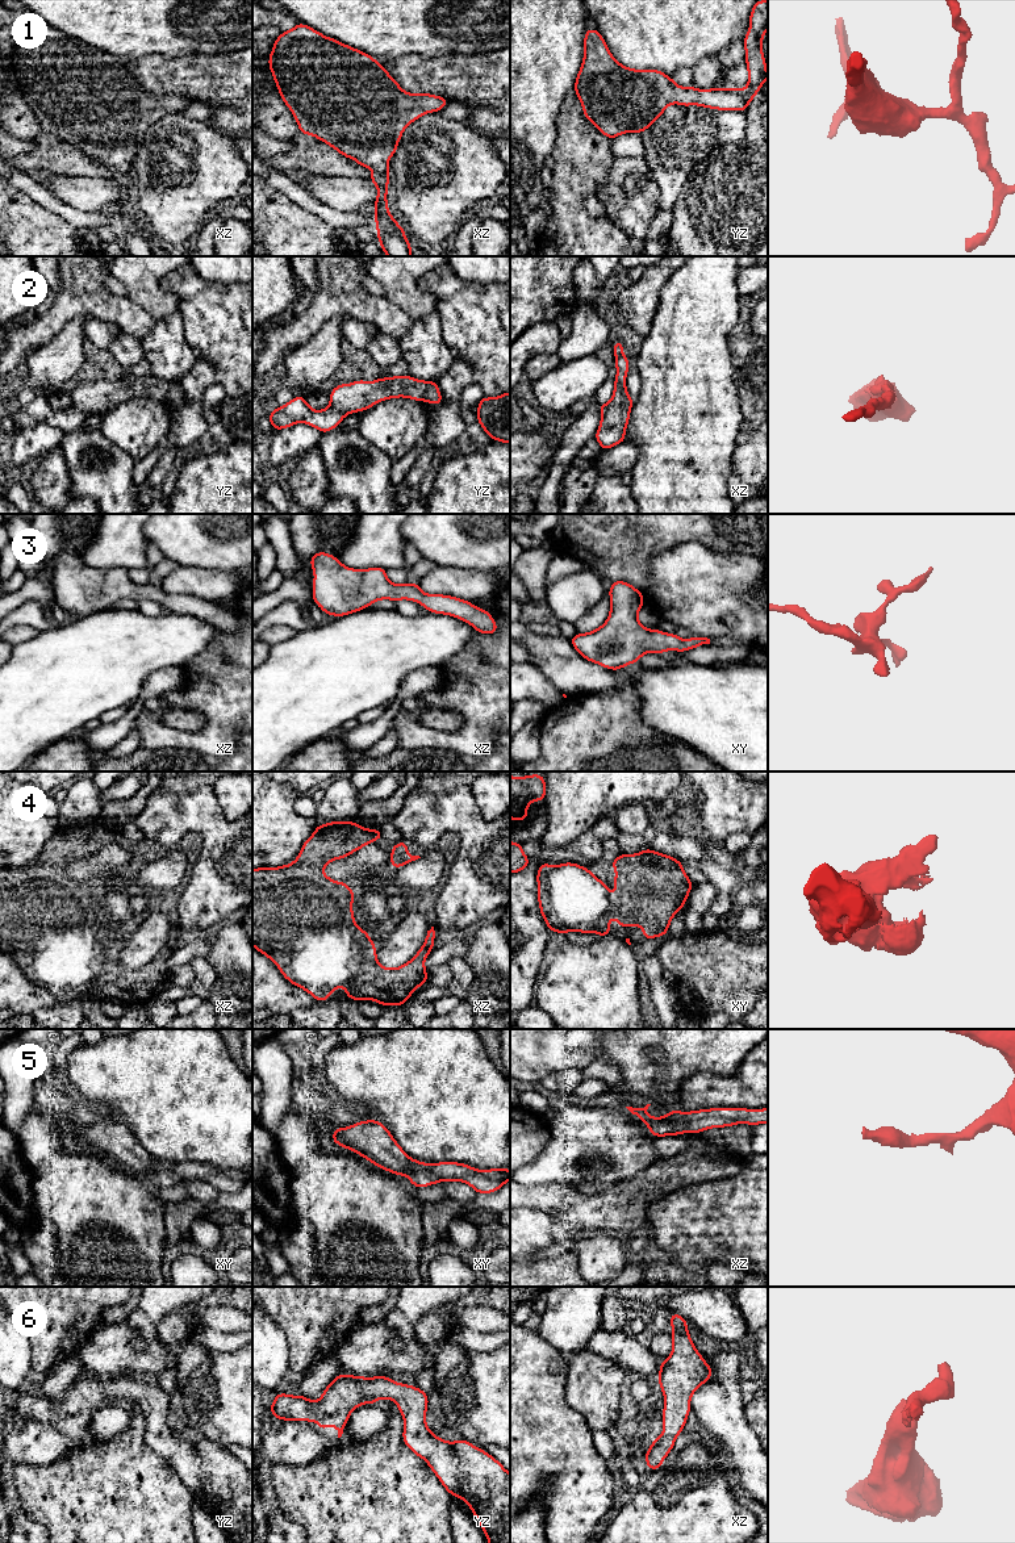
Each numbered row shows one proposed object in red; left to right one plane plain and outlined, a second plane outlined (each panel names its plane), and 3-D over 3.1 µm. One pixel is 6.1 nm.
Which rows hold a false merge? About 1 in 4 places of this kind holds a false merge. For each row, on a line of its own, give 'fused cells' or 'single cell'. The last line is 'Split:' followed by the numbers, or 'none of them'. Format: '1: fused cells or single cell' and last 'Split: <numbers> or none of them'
1: single cell
2: single cell
3: single cell
4: single cell
5: single cell
6: single cell
Split: none of them

